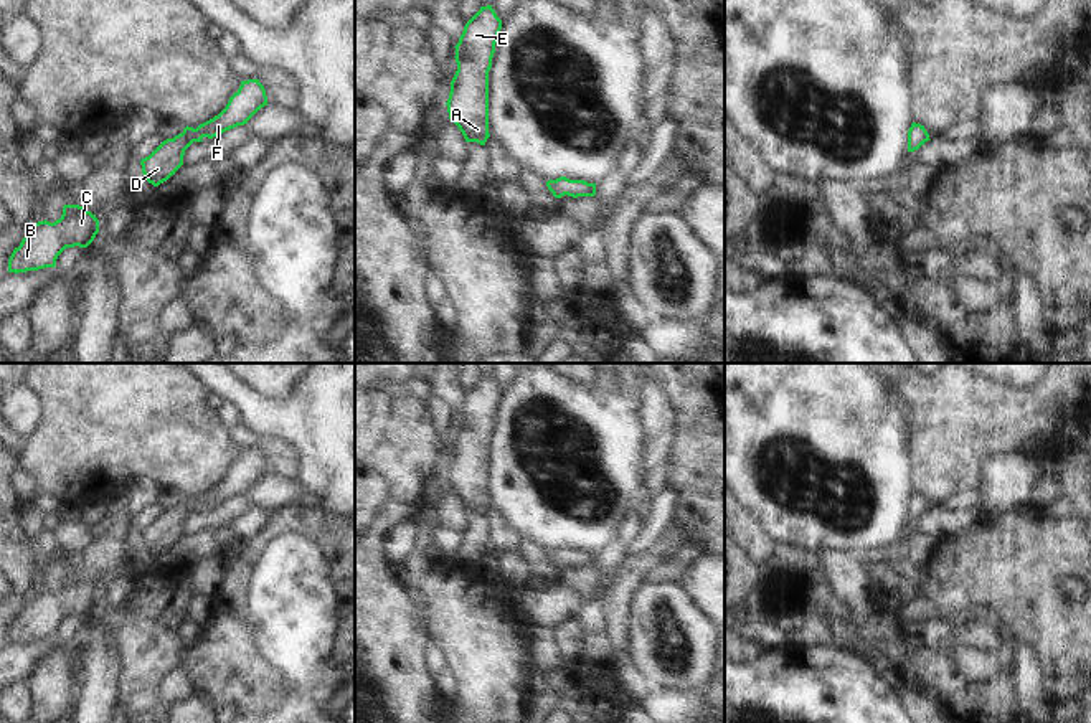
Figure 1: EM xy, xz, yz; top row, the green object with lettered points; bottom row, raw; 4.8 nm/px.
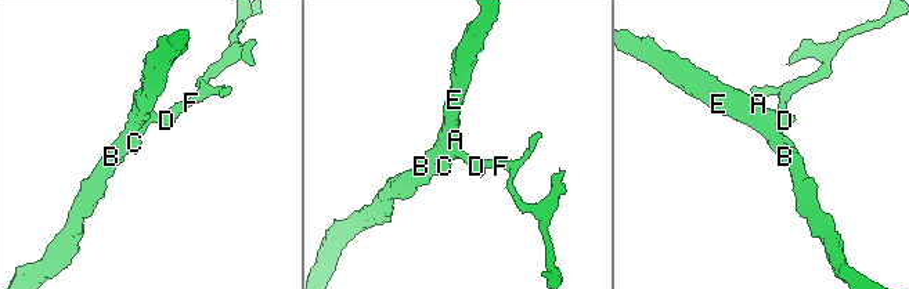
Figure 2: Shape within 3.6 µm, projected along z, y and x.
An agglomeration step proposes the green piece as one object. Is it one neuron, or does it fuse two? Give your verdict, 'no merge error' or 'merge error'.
no merge error

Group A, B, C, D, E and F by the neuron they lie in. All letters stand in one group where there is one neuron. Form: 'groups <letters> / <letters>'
groups A B C D E F

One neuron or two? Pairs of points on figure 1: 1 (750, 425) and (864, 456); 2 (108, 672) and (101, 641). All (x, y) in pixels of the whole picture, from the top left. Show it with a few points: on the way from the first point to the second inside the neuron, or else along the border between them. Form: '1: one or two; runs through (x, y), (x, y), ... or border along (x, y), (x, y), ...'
1: one; runs through (778, 425), (796, 425), (827, 456), (835, 456)
2: one; runs through (101, 664), (101, 649)

